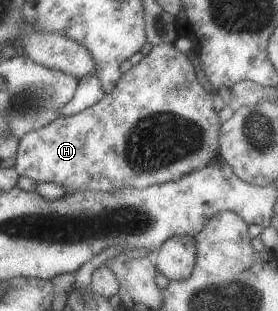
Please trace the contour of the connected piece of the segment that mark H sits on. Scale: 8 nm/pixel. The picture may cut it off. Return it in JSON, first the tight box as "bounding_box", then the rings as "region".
{"bounding_box":[16,43,222,192],"region":[[[161,43],[159,47],[154,47],[140,62],[124,72],[121,81],[117,84],[113,93],[106,96],[85,111],[57,118],[51,125],[46,125],[41,129],[30,131],[23,136],[20,141],[16,169],[21,177],[29,177],[35,182],[49,182],[70,188],[73,192],[79,191],[98,191],[108,192],[117,191],[123,188],[149,188],[155,184],[162,184],[169,181],[177,181],[199,169],[203,169],[215,159],[220,153],[220,129],[222,127],[219,113],[215,109],[215,101],[209,86],[204,86],[197,77],[197,69],[191,63],[191,59],[179,49],[175,49],[173,43]]]}

